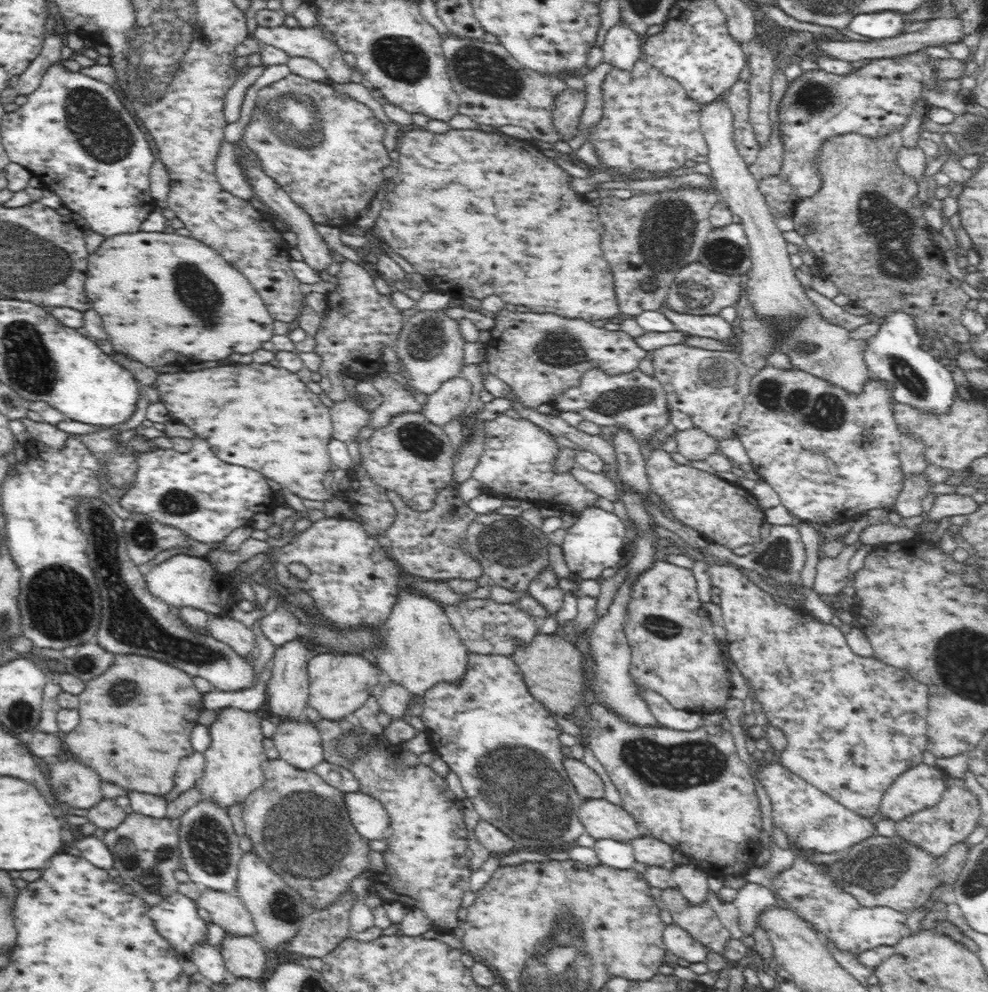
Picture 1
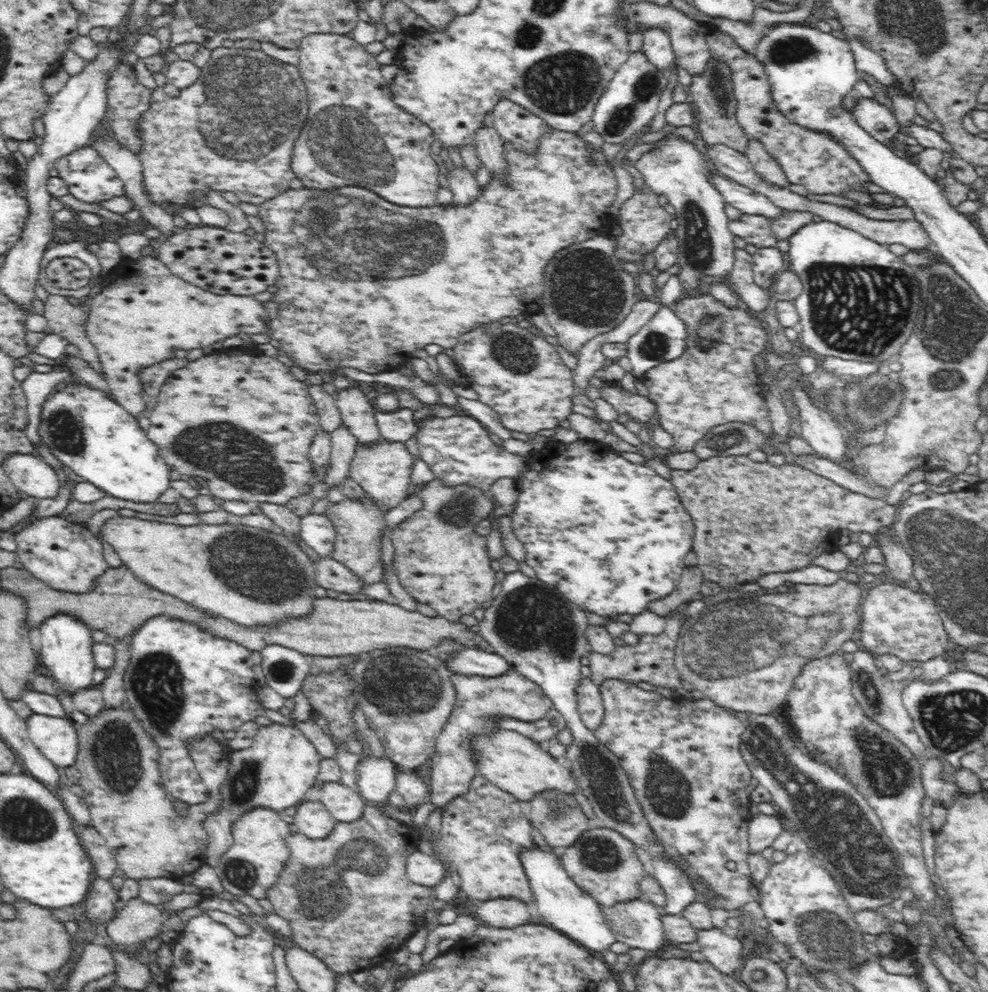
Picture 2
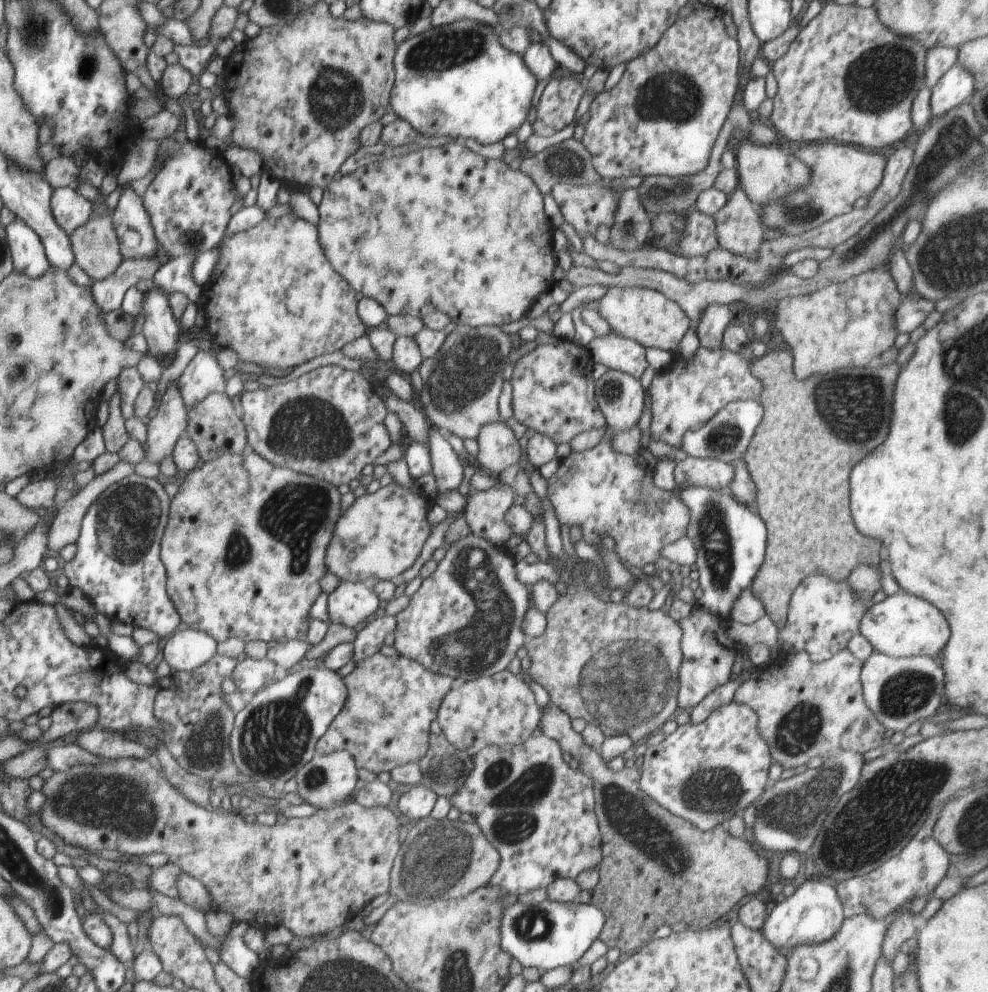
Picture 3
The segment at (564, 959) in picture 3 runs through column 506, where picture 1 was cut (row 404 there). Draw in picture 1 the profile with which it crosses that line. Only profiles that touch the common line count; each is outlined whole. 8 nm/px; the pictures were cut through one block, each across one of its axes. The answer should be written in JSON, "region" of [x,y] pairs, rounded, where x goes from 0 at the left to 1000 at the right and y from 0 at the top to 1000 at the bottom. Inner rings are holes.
{"region":[[[905,314],[895,321],[890,335],[872,352],[878,373],[884,381],[904,387],[902,394],[906,405],[924,409],[935,417],[962,414],[969,397],[964,375],[938,355],[939,346],[930,335],[927,323],[915,314]]]}

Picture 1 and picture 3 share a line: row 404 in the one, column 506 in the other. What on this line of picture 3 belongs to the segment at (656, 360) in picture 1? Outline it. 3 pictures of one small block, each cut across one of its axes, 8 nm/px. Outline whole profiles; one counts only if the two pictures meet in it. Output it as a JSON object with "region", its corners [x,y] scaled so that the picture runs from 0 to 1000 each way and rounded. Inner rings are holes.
{"region":[[[514,674],[499,680],[472,685],[469,692],[455,695],[442,718],[447,743],[466,757],[480,762],[491,752],[514,752],[532,748],[546,732],[548,714],[538,696],[526,681]]]}

